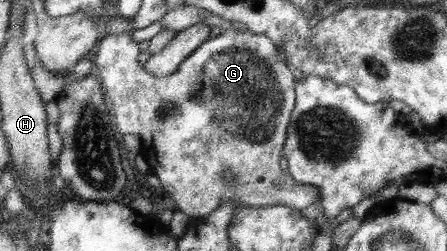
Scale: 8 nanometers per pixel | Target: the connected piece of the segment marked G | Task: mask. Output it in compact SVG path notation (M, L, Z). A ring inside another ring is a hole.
M230 27L228 30L221 30L217 37L208 38L193 53L189 54L173 73L165 77L155 77L141 66L141 60L138 58L139 48L137 42L131 40L131 33L123 32L105 36L96 42L97 51L93 57L93 65L97 69L97 79L109 109L111 111L112 125L118 136L131 134L139 137L140 149L139 156L145 160L149 171L157 177L161 184L161 189L175 201L175 209L185 213L192 219L194 217L204 216L212 212L221 202L239 202L246 207L258 207L265 205L285 205L291 209L305 209L318 201L318 190L311 186L296 184L288 174L281 172L279 168L279 158L282 155L282 148L285 142L285 133L289 117L294 105L294 86L295 78L291 74L291 68L285 60L279 56L276 45L265 36L249 33L248 31L237 32Z

